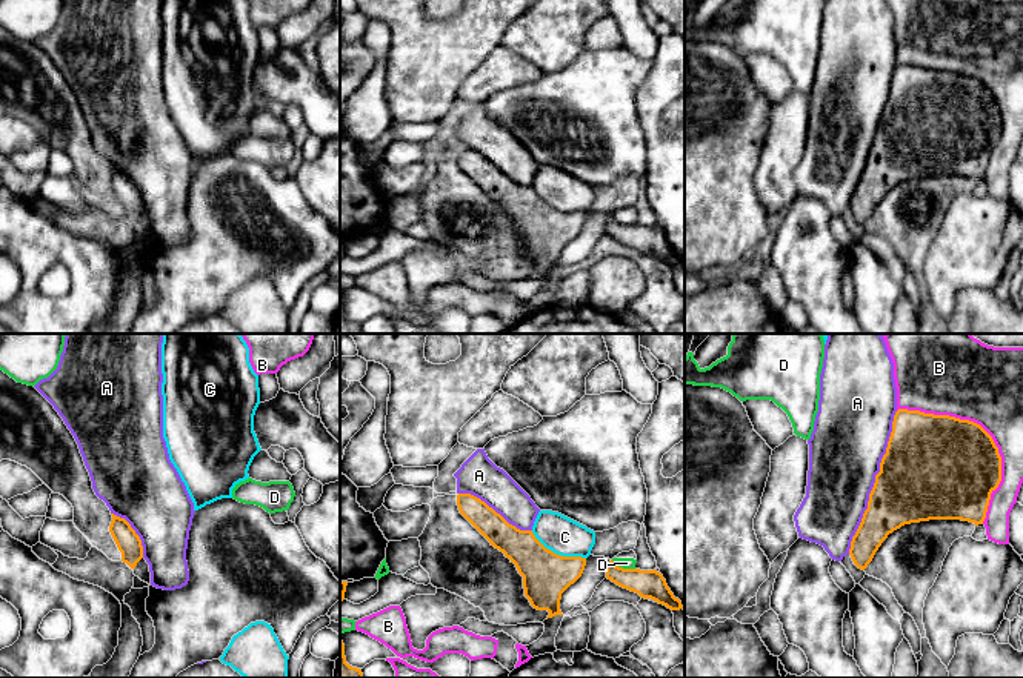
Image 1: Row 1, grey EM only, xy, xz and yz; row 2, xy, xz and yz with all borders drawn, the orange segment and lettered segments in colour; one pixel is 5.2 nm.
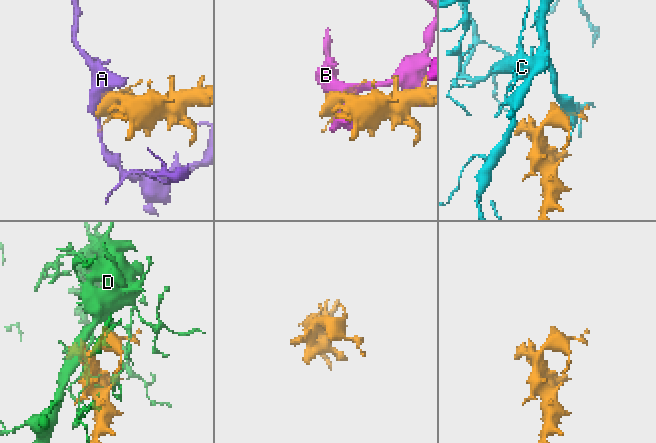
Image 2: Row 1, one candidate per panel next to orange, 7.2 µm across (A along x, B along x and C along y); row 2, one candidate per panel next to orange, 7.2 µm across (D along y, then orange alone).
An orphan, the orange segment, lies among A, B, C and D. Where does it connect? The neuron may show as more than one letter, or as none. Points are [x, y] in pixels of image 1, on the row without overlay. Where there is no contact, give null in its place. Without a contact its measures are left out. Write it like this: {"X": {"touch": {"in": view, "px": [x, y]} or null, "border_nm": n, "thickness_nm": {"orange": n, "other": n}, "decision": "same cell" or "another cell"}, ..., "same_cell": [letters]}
{"A": {"touch": {"in": "yz", "px": [874, 139]}, "border_nm": 800, "thickness_nm": {"orange": 440, "other": 380}, "decision": "another cell"}, "B": {"touch": {"in": "yz", "px": [988, 89]}, "border_nm": 750, "thickness_nm": {"orange": 480, "other": 380}, "decision": "another cell"}, "C": {"touch": {"in": "xz", "px": [556, 209]}, "border_nm": 320, "thickness_nm": {"orange": 240, "other": 200}, "decision": "another cell"}, "D": {"touch": {"in": "xz", "px": [622, 223]}, "border_nm": 140, "thickness_nm": {"orange": 140, "other": 60}, "decision": "another cell"}, "same_cell": []}

